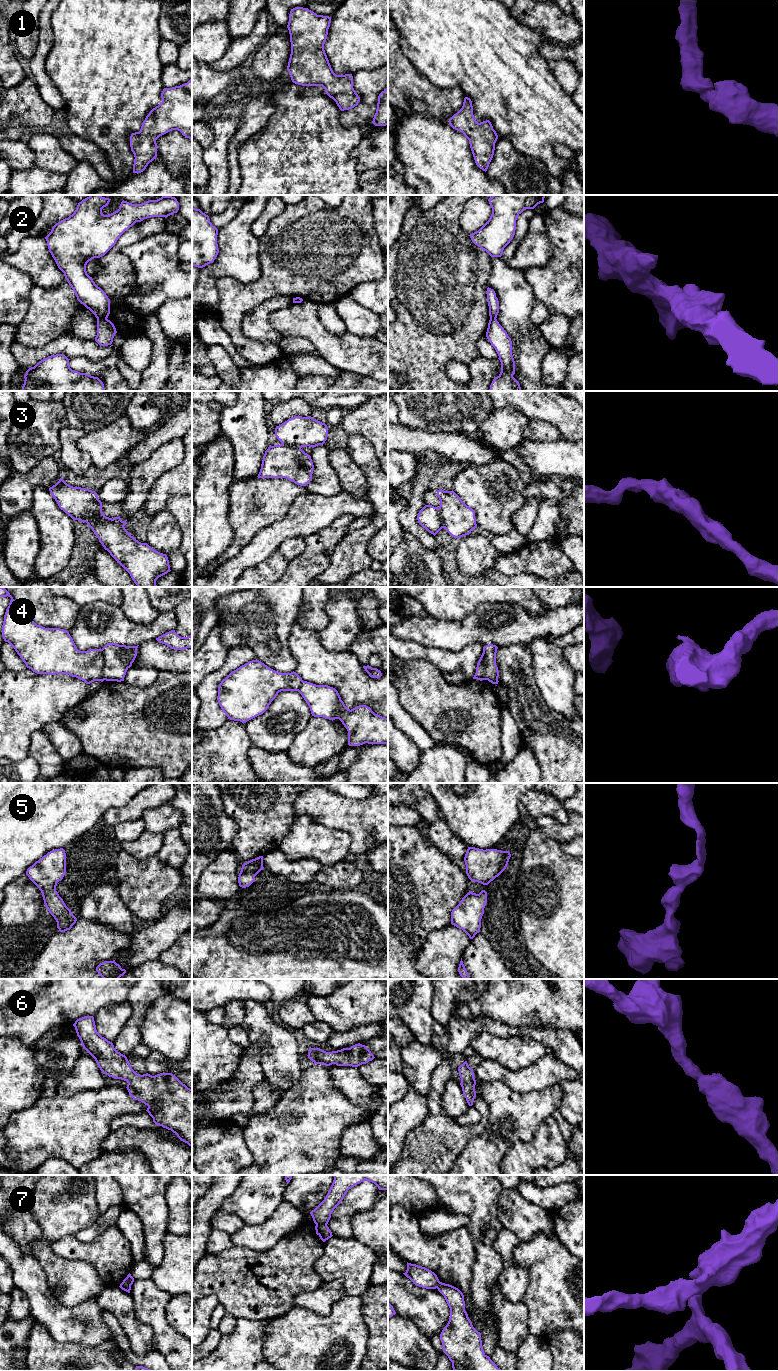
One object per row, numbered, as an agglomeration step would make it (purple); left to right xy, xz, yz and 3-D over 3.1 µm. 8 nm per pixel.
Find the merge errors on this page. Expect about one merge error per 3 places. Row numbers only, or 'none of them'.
2, 4, 7

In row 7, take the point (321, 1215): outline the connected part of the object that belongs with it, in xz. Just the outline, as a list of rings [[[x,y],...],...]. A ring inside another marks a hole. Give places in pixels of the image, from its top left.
[[[334,1175],[326,1197],[310,1212],[314,1223],[327,1226],[332,1212],[343,1200],[348,1190],[365,1180],[374,1183],[379,1190],[388,1190],[388,1175]]]

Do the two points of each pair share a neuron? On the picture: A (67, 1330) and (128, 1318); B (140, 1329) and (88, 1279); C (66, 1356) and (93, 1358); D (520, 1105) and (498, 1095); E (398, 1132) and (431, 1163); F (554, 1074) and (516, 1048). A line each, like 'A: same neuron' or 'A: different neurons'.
A: different neurons
B: different neurons
C: same neuron
D: same neuron
E: different neurons
F: different neurons

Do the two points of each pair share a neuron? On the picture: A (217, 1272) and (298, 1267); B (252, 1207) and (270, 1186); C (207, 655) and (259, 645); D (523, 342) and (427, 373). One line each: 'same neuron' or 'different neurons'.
A: same neuron
B: same neuron
C: different neurons
D: different neurons

